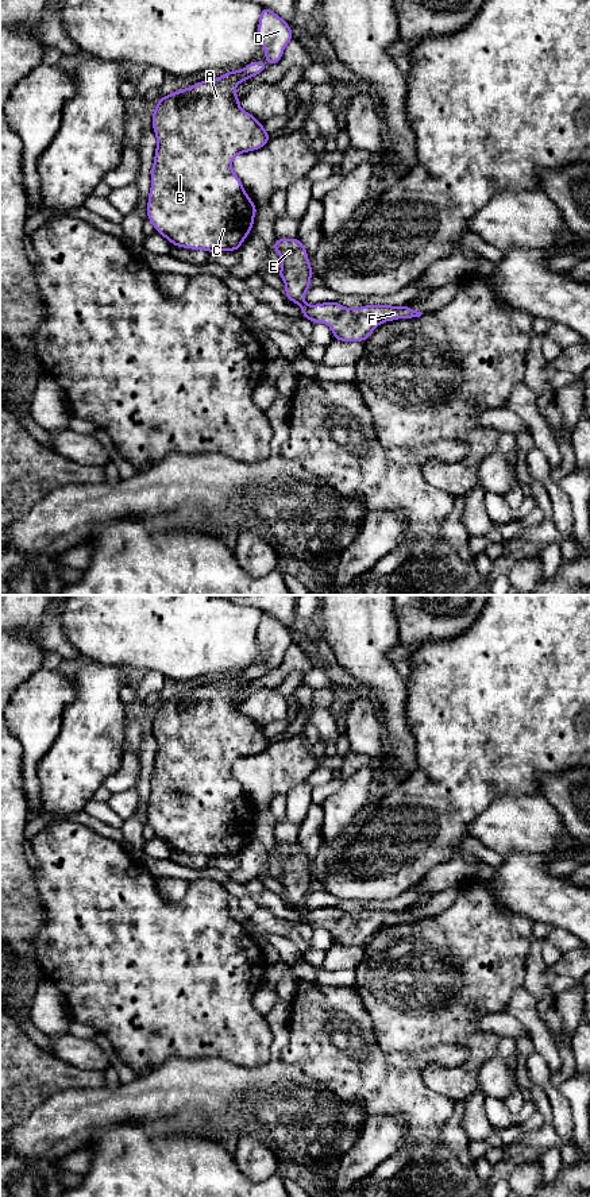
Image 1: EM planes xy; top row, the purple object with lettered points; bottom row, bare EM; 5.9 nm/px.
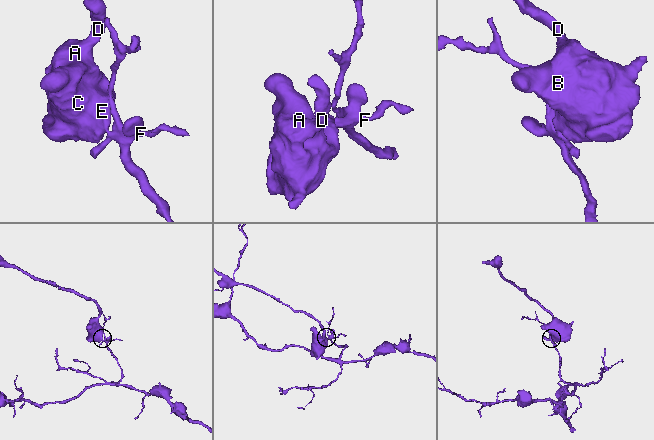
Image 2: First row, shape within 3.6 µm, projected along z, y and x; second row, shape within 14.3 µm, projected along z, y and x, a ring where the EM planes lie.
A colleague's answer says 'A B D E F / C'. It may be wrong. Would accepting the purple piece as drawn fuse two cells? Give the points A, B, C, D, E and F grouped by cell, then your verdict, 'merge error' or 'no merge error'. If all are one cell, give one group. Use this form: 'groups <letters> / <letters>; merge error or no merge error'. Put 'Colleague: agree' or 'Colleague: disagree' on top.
Colleague: disagree
groups A B C D E / F; merge error

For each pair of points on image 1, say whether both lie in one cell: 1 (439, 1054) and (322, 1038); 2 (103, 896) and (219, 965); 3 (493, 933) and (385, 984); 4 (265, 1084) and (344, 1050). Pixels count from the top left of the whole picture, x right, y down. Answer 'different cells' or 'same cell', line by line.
1: same cell
2: same cell
3: same cell
4: different cells

